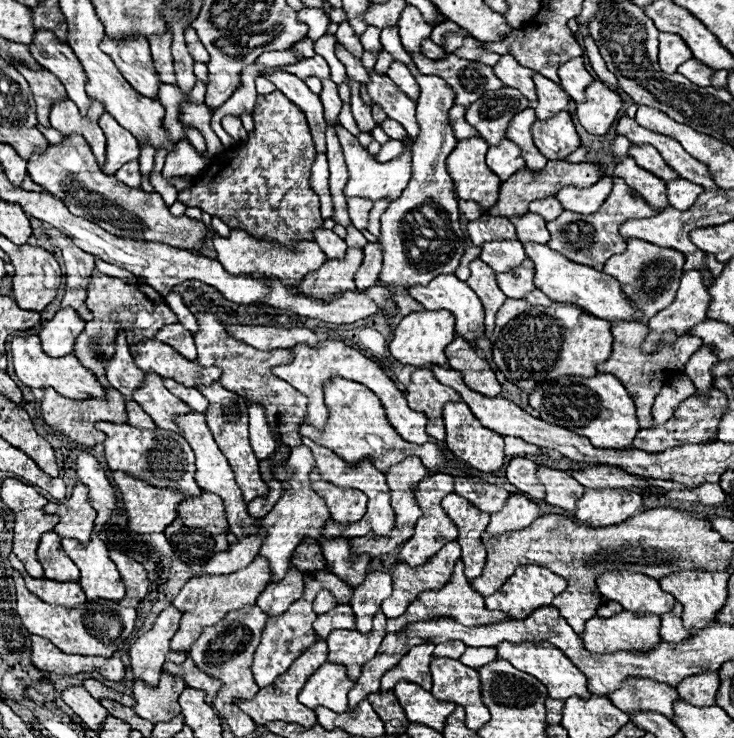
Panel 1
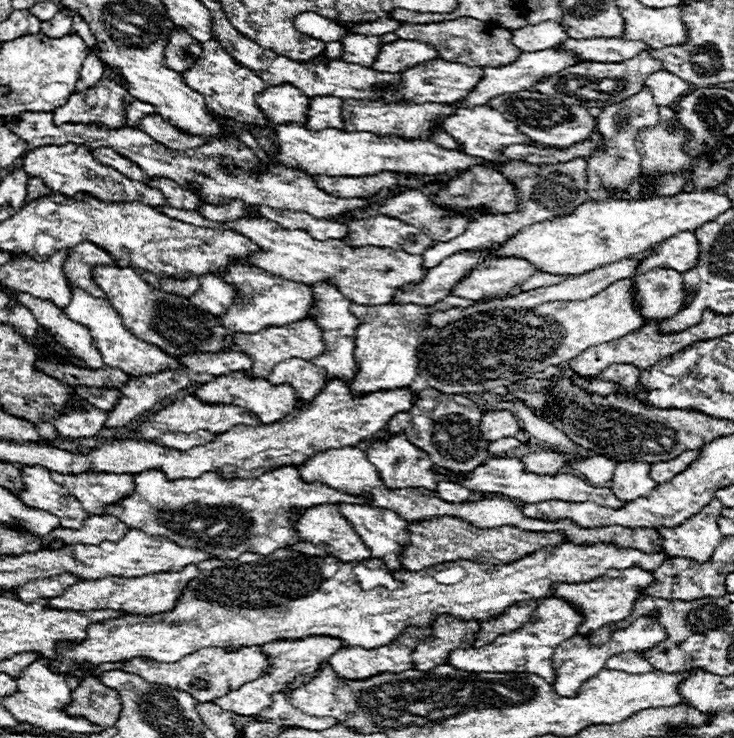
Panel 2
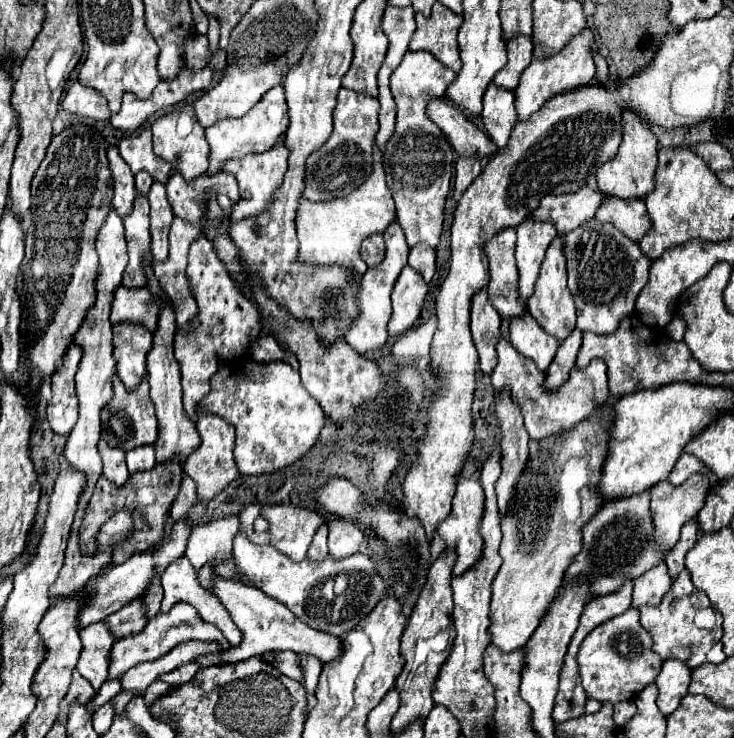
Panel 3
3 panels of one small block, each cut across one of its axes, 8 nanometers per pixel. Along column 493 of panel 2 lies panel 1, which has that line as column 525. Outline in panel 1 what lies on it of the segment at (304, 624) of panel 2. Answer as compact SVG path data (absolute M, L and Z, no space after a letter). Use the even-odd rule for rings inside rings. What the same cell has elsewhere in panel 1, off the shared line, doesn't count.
M534 564L518 566L516 572L506 580L506 584L504 584L494 596L488 596L488 598L486 598L486 608L488 608L488 610L506 612L506 614L510 614L514 620L524 620L524 618L528 618L536 608L550 606L552 600L554 600L558 594L564 592L564 588L566 588L566 580L560 578L558 574L550 572L548 568L534 566Z

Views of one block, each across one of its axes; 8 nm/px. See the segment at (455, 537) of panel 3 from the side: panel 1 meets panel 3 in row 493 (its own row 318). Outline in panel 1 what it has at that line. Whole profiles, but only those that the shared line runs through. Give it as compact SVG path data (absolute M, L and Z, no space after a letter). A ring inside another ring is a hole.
M440 274L438 278L432 278L430 284L426 286L410 286L408 294L420 302L426 310L448 310L454 314L456 318L456 330L458 334L462 334L470 344L476 342L476 338L480 338L480 334L484 332L484 308L482 302L478 300L478 296L474 294L474 290L470 290L470 286L462 280L458 280L454 274Z

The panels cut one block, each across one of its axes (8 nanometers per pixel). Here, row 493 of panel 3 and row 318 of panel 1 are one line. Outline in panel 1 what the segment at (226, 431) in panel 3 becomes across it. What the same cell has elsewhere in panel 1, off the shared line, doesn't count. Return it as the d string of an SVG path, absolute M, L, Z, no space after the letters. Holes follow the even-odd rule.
M204 312L204 314L196 314L196 318L198 318L198 324L200 324L200 330L194 334L196 348L198 348L198 364L222 368L222 376L220 376L218 382L226 390L236 392L250 402L260 402L264 406L268 424L272 428L272 434L276 438L278 446L282 446L282 444L290 446L290 448L300 446L302 442L300 442L298 426L302 422L302 414L306 412L308 398L304 394L300 394L298 390L294 390L288 382L282 382L280 378L274 378L270 374L272 366L290 362L292 350L270 350L270 352L254 350L252 346L246 346L244 342L232 338L226 332L226 326L218 320L216 314Z

